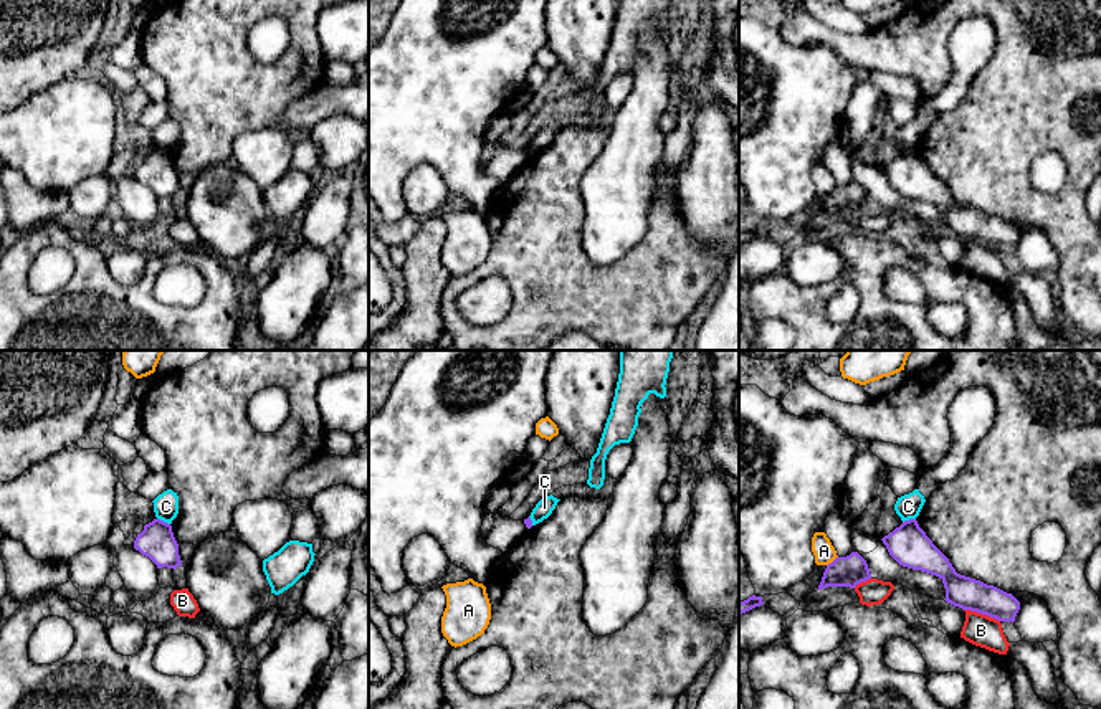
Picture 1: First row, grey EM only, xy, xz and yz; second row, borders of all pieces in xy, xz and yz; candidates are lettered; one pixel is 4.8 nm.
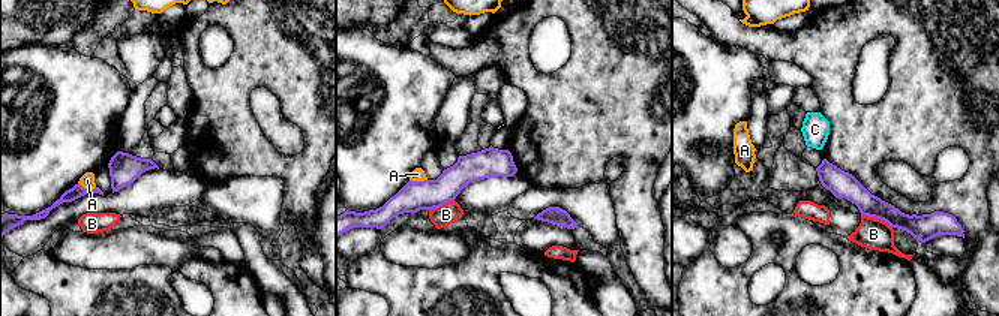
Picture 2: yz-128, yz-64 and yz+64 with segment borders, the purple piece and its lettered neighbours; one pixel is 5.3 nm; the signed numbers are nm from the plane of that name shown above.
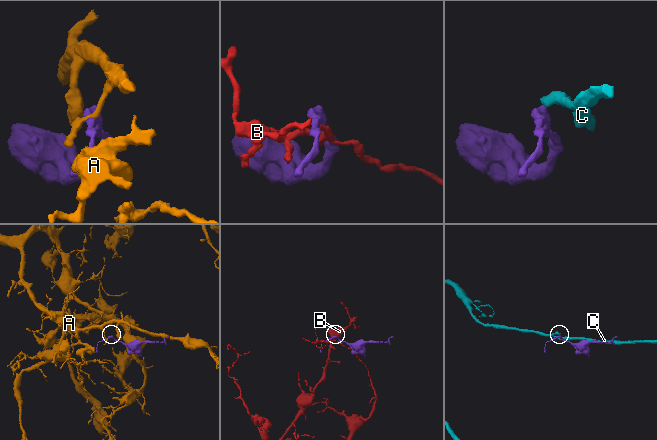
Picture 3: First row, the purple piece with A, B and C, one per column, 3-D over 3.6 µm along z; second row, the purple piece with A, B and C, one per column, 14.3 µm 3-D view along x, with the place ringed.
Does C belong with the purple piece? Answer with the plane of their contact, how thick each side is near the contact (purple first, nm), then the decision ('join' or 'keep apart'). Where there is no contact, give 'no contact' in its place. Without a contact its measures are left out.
xy | 170/130 nm | keep apart

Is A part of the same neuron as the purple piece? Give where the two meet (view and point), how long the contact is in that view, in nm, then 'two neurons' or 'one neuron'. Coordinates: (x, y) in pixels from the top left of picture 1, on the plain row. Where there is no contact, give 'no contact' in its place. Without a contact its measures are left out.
contact yz (834, 190); length 80 nm; two neurons

